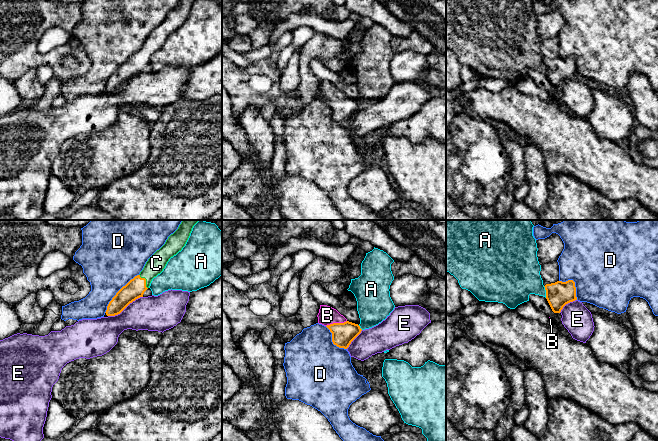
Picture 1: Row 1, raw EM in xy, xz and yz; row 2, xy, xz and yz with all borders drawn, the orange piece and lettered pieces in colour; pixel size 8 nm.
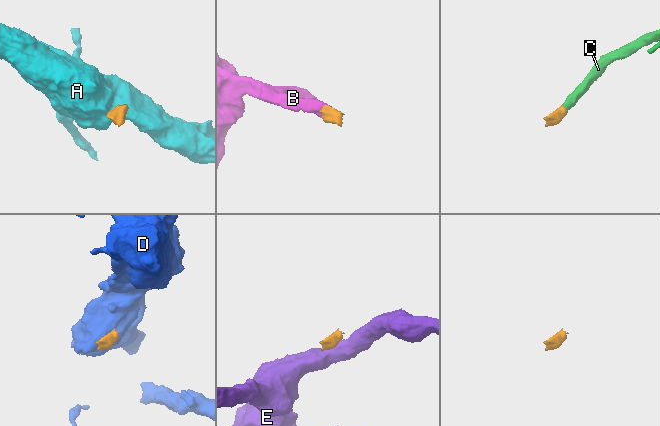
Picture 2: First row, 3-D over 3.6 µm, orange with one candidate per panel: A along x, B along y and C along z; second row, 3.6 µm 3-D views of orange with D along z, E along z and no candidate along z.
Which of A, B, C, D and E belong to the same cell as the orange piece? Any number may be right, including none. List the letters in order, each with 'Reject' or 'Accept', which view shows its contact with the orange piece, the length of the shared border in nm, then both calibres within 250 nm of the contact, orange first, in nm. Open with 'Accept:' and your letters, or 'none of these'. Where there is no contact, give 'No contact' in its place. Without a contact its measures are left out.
Accept: B, C
A: Reject. Touches orange in yz. Shared border 100 nm. Thickness 200 nm (orange) against 320 nm
B: Accept. Touches orange in xz. Shared border 180 nm. Thickness 180 nm (orange) against 150 nm
C: Accept. Touches orange in xy. Shared border 140 nm. Thickness 160 nm (orange) against 150 nm
D: Reject. Touches orange in xy. Shared border 420 nm. Thickness 160 nm (orange) against 440 nm
E: Reject. Touches orange in xy. Shared border 320 nm. Thickness 160 nm (orange) against 280 nm

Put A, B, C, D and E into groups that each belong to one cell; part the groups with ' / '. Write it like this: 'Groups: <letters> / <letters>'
Groups: A / B C / D / E

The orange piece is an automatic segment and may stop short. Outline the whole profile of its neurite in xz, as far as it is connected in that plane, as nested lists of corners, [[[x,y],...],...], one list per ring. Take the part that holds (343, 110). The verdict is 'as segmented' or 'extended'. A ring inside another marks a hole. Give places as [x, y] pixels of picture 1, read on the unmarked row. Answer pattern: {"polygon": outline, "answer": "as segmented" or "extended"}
{"polygon": [[[320,81],[317,93],[318,99],[330,106],[332,118],[339,124],[347,125],[362,107],[358,100],[349,98],[336,85],[327,81]]], "answer": "extended"}

